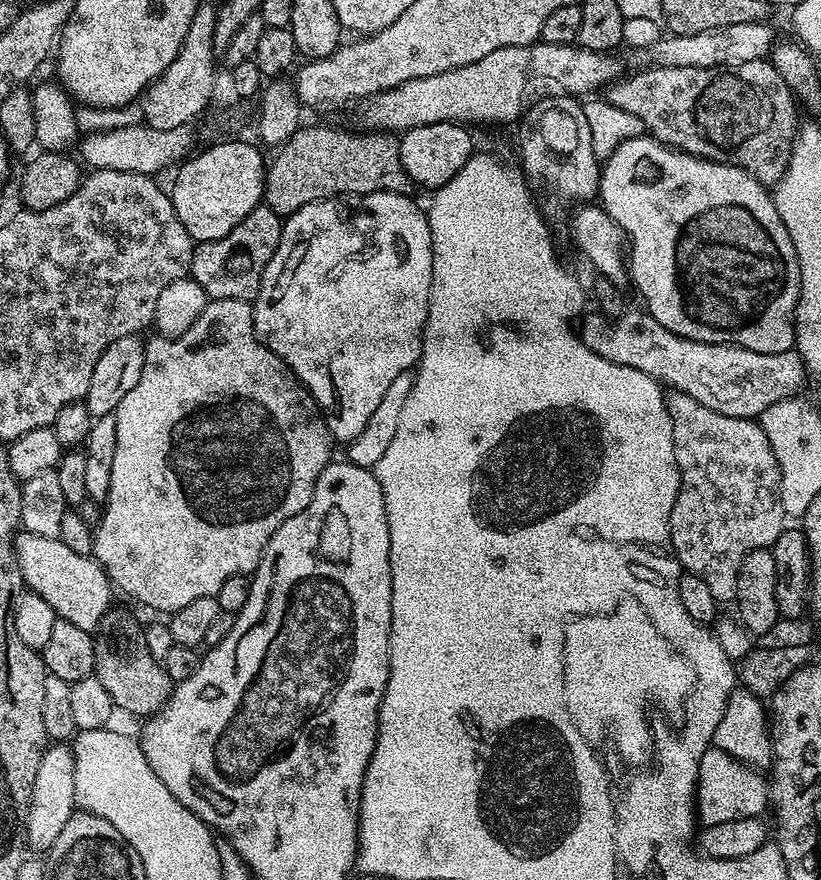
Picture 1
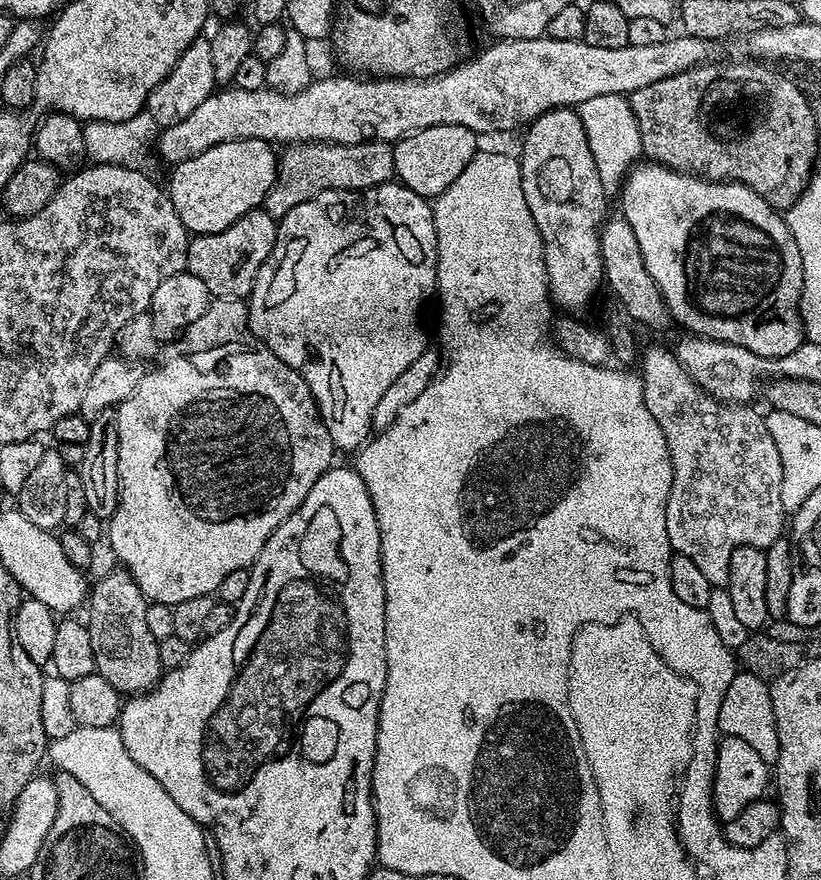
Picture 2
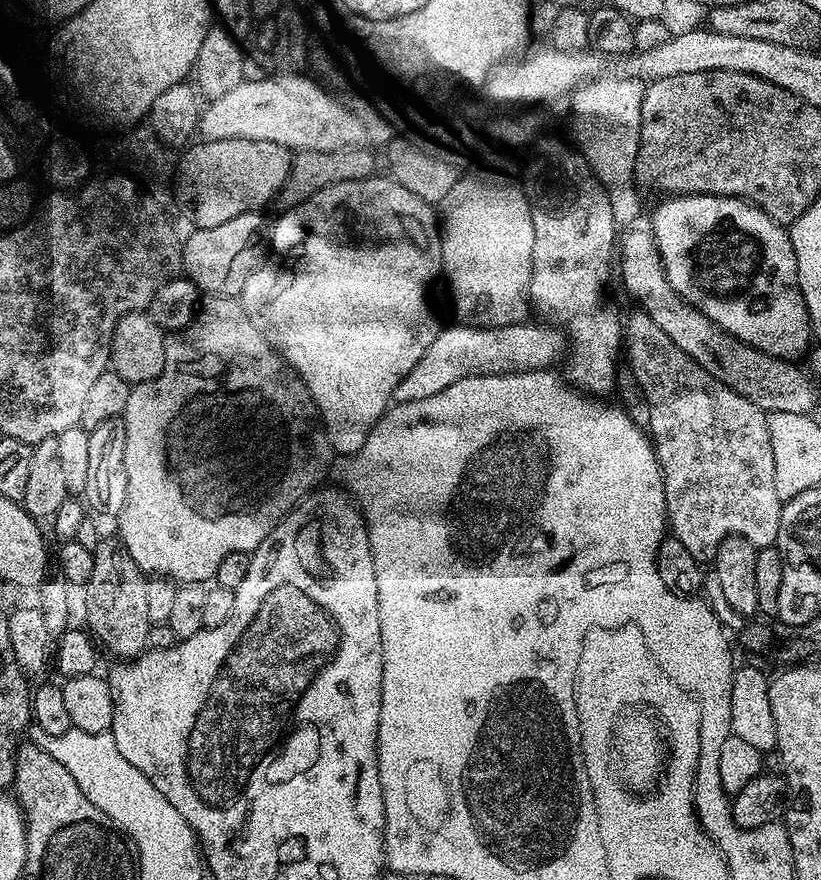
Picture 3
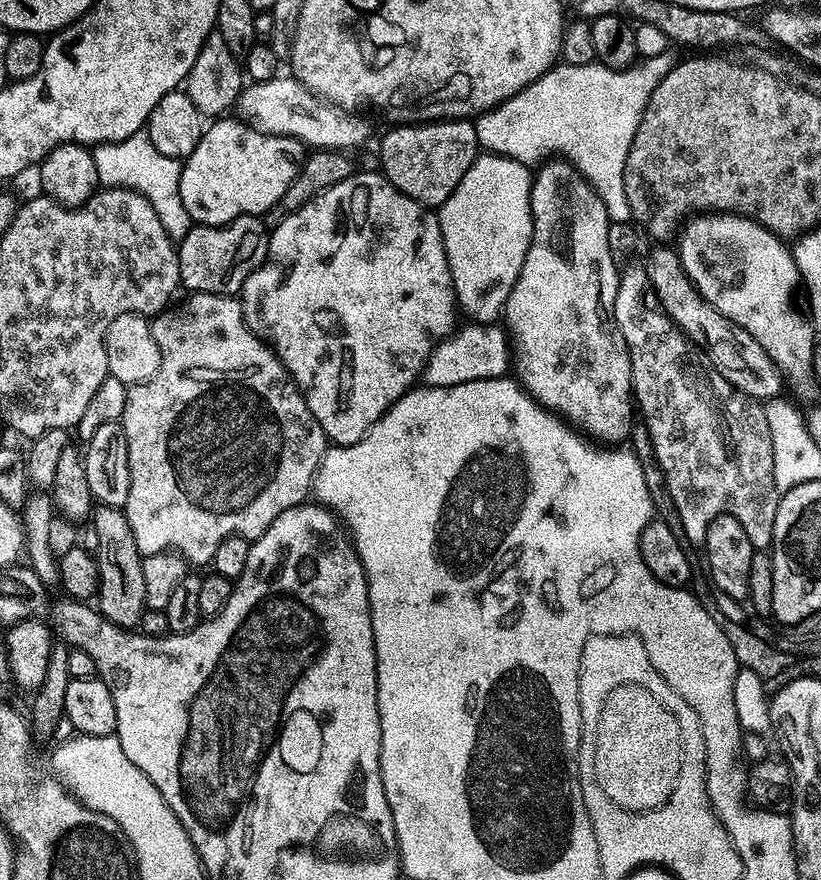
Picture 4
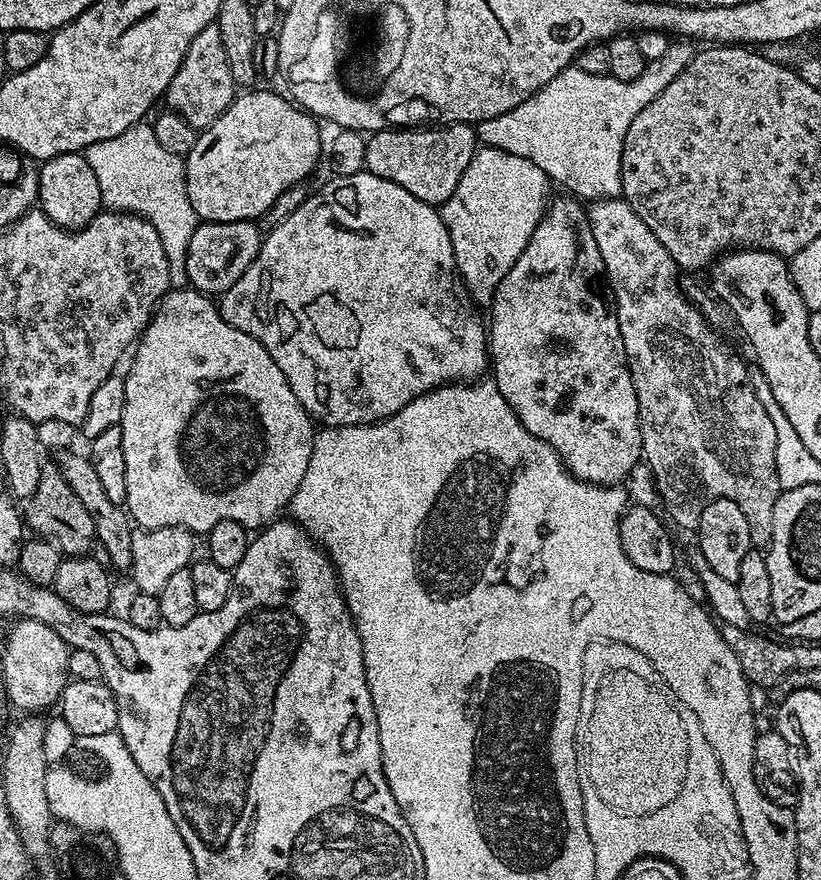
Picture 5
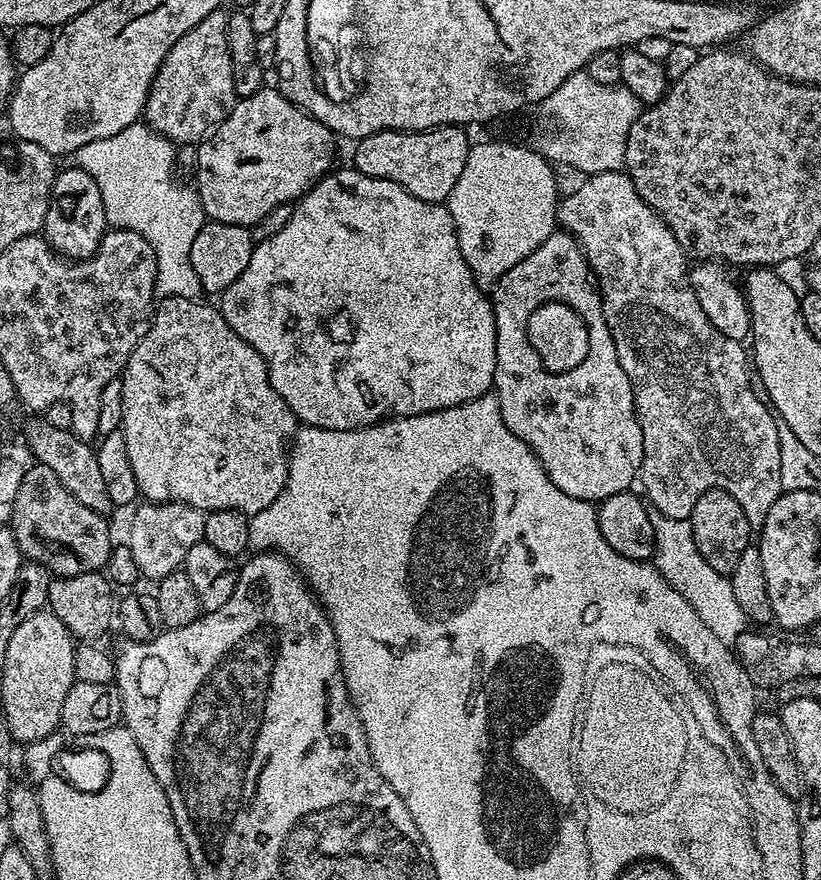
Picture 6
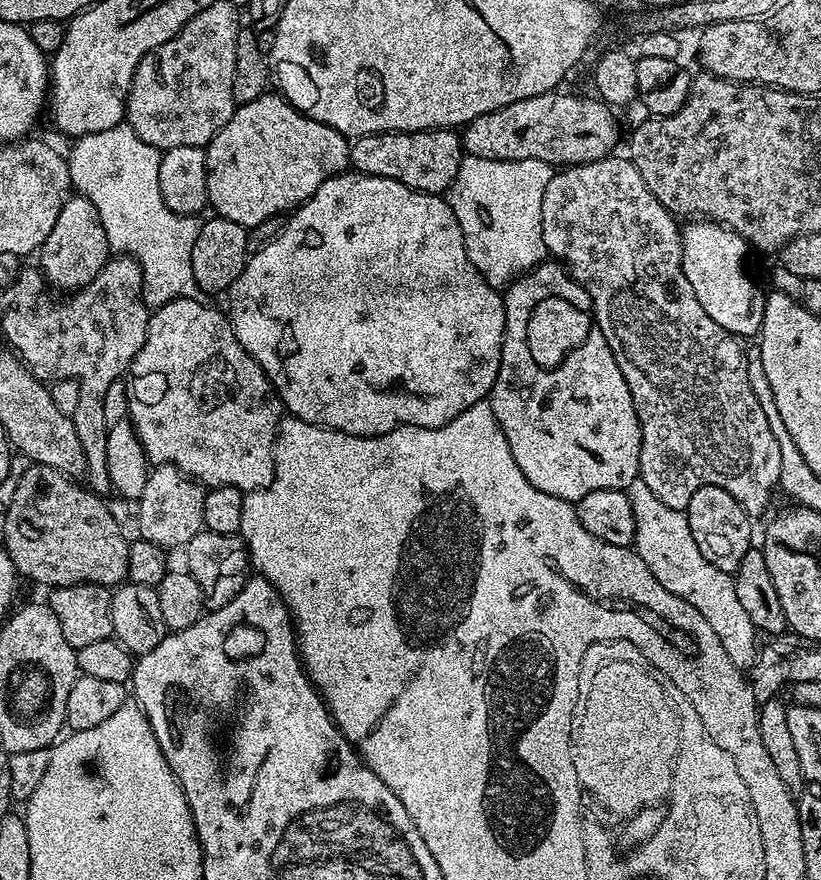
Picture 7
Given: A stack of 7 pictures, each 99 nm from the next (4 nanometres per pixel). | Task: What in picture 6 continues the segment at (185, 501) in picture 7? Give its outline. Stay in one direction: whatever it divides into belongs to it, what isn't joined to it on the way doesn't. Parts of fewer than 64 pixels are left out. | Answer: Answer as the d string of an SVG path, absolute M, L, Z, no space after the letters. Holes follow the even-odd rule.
M176 501L144 502L135 507L126 543L134 556L139 573L158 582L177 571L191 547L203 543L206 514L189 504Z

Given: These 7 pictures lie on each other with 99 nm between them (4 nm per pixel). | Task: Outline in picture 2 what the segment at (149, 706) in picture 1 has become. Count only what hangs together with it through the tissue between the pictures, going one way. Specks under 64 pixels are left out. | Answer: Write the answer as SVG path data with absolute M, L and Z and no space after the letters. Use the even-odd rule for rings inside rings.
M116 566L113 572L106 573L97 584L93 583L86 600L86 623L90 630L96 672L122 694L143 694L162 675L161 645L150 634L146 624L149 603L132 573L123 566Z

